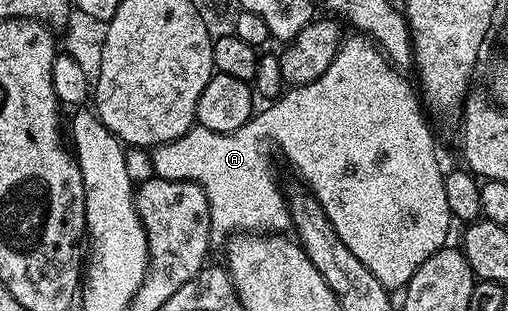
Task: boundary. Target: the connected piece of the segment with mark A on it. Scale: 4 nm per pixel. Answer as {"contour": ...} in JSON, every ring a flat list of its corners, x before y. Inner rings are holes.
{"contour":[[364,35,349,36,346,36,341,41,340,48,334,58,331,59,331,63,323,75,319,75,317,79,306,85,294,85,286,88,280,97,276,98,272,103,266,104,269,106,262,113,261,110,254,112,253,116,249,118,249,122,243,127,239,127,230,133,216,133,207,127,197,125,188,129,179,139,169,141,165,145,156,146,151,153,154,171,156,176,168,181,195,181,203,187,203,191,207,195,209,210,211,211,211,227,209,231,214,246,224,246,228,238,239,233,284,234,291,225,289,203,283,189,281,193,276,179,273,178,273,169,269,166,269,149,265,146,266,137,267,140,274,141,281,148,282,155,297,168,298,175,306,181,302,182,317,196,323,211,327,215,327,219,331,219,331,227,335,227,339,239,343,239,343,243,347,243,347,247,351,247,351,255,355,255,355,259,359,259,359,263,363,263,363,267,367,267,367,271,371,271,371,275,375,275,375,279,379,279,379,283,383,283,386,289,401,291,409,284,409,280,413,278,417,268,431,255,435,255,437,249,442,248,448,242,445,240,449,237,451,216,444,190,446,174,443,170,441,171,441,165,437,162,437,149,433,146,433,133,429,130,429,125,425,122,424,115,421,114,422,102,419,100,418,90,414,86,414,90,409,86,408,79,401,74,404,72,398,66,391,65,388,57,368,37]]}

